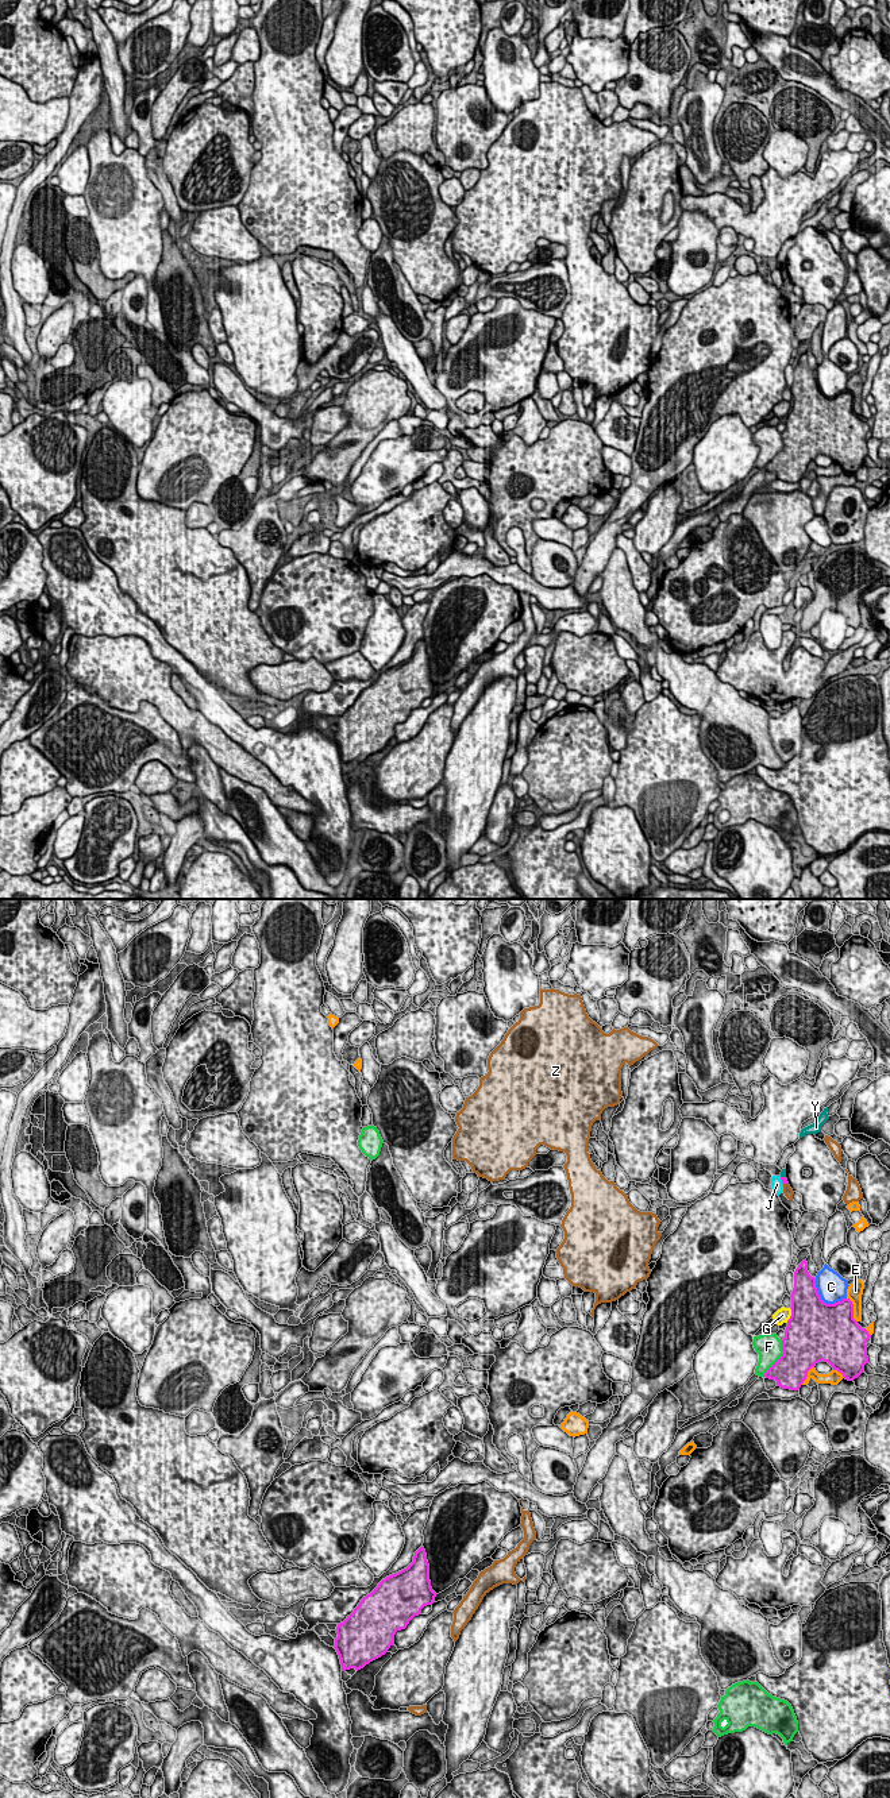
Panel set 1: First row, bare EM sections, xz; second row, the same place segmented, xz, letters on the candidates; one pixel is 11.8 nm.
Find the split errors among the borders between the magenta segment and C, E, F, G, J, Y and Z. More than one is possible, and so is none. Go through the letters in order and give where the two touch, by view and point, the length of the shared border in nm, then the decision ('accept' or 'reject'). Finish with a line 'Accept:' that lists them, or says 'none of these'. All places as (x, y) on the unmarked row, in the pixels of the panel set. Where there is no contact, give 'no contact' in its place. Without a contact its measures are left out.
C: xz (823, 394) | 460 nm | reject
E: xz (852, 402) | 320 nm | reject
F: xz (779, 451) | 500 nm | reject
G: xz (790, 409) | 170 nm | reject
J: xz (782, 274) | 100 nm | reject
Y: xz (783, 270) | 70 nm | reject
Z: xz (786, 276) | 70 nm | reject
Accept: none of these

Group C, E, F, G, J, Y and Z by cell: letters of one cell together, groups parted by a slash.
C / E / F / G / J / Y / Z

